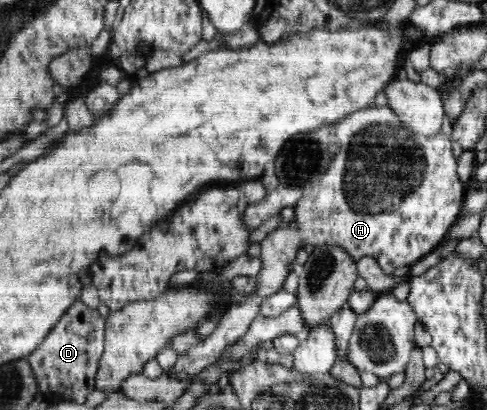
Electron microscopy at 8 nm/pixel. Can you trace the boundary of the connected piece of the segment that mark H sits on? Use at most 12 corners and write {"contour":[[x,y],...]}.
{"contour":[[375,104],[260,242],[255,292],[169,379],[194,377],[282,292],[297,248],[334,243],[403,278],[461,215],[448,128]]}

